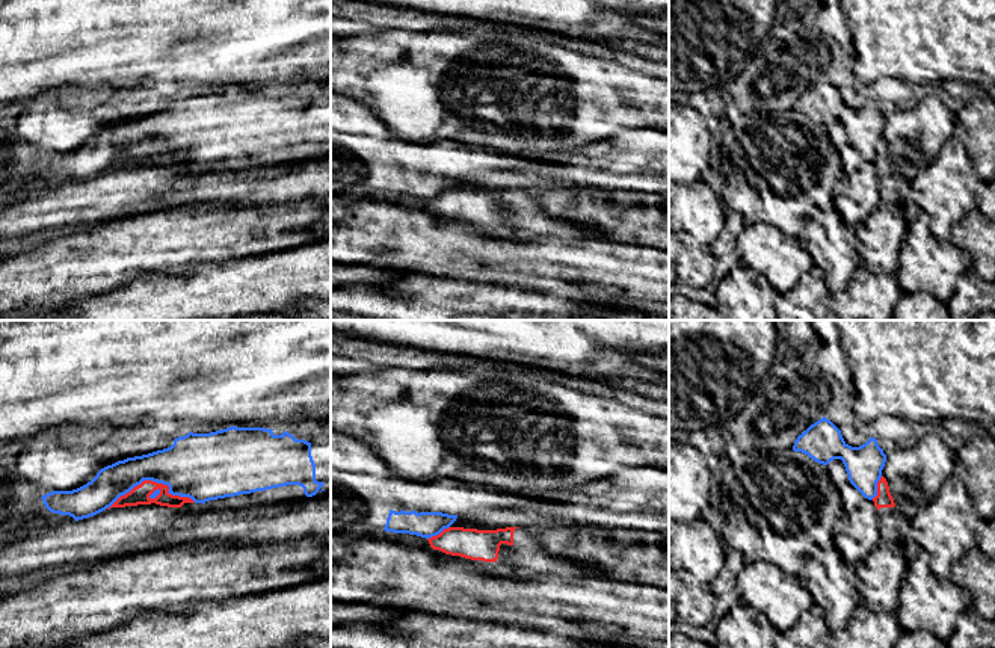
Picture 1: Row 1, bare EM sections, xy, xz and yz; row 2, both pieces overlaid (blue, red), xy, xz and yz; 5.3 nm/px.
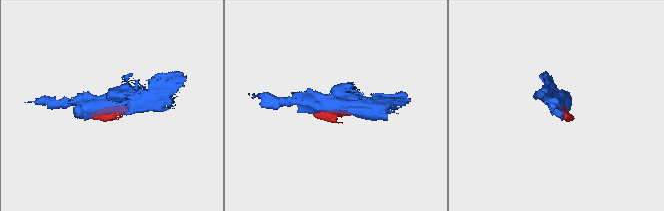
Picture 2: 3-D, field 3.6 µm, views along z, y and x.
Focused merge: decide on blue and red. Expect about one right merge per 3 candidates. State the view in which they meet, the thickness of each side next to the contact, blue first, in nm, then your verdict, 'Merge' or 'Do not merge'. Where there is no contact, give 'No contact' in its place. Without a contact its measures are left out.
Touches blue in xy. Thickness 340 nm (blue) against 100 nm. Do not merge

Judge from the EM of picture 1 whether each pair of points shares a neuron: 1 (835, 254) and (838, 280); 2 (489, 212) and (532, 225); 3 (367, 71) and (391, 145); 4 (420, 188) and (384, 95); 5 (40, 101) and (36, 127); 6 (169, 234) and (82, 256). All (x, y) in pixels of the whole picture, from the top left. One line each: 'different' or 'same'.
1: same
2: same
3: different
4: different
5: same
6: same

